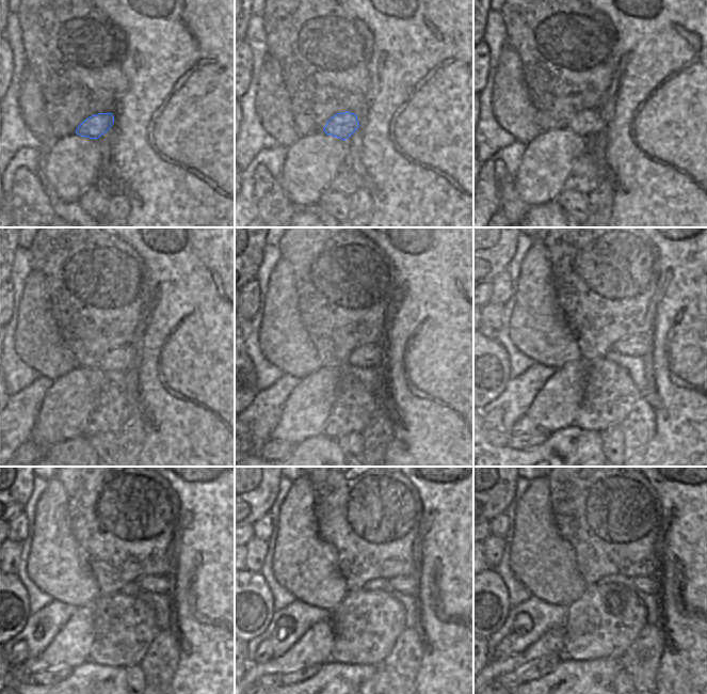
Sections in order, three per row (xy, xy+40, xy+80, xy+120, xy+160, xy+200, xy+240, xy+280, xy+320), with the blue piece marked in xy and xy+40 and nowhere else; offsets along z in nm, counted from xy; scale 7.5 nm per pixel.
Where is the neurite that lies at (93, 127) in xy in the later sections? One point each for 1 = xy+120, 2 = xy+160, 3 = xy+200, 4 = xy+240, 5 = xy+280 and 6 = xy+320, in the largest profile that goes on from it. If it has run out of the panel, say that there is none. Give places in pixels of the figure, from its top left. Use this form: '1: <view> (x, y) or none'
1: xy+120 (121, 359)
2: xy+160 (371, 355)
3: xy+200 (628, 352)
4: xy+240 (156, 589)
5: xy+280 (404, 588)
6: xy+320 (647, 588)

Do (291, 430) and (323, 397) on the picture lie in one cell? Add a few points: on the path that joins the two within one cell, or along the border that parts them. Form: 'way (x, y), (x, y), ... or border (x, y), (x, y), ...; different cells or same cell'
way (299, 422), (315, 406); same cell

